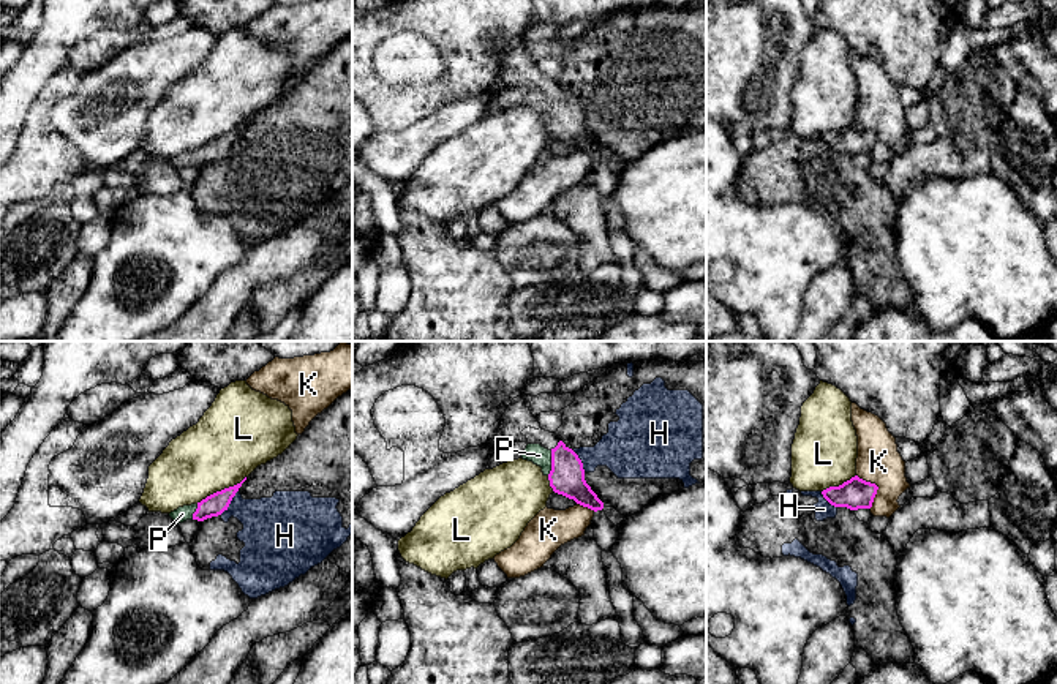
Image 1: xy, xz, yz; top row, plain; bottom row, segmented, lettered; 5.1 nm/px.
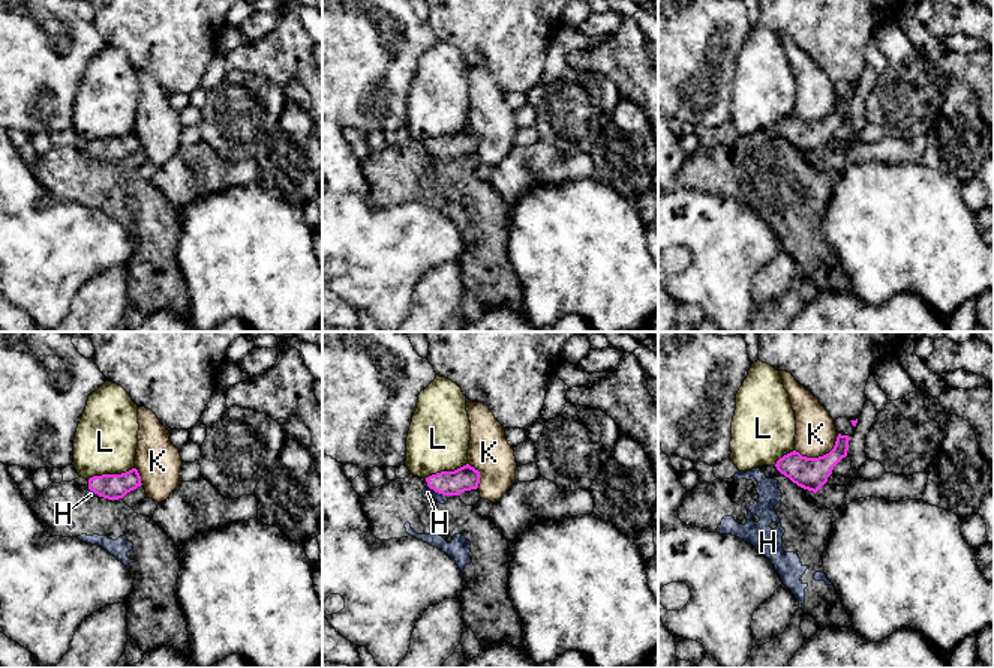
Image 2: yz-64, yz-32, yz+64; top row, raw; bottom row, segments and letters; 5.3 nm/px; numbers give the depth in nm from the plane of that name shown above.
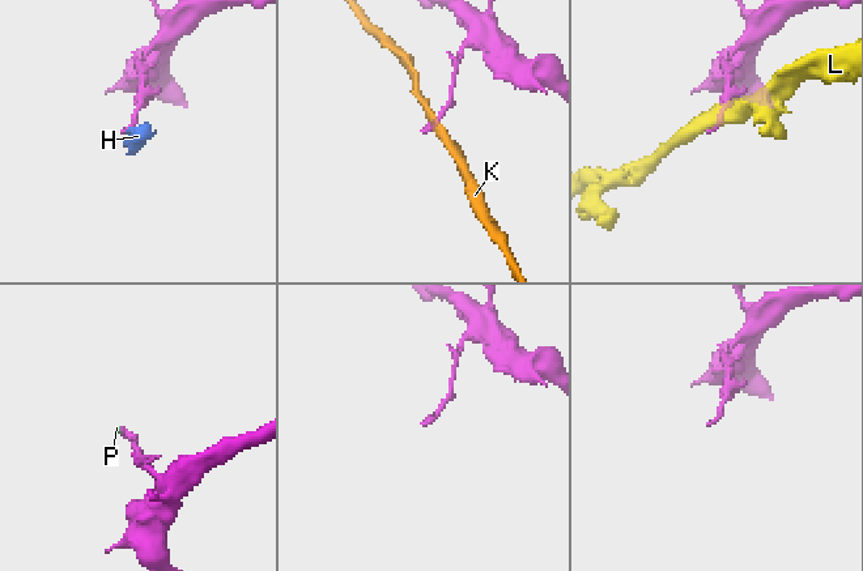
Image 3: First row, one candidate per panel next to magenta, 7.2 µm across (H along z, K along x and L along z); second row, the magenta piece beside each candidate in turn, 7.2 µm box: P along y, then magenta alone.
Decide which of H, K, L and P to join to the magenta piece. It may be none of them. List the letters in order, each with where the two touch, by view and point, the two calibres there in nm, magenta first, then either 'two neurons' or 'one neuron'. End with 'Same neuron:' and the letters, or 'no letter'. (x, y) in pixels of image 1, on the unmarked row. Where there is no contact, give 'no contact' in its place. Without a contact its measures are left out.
H: contact xy (229, 149); calibres 110 and 300 nm; two neurons
K: contact yz (877, 133); calibres 160 and 220 nm; two neurons
L: contact xy (221, 136); calibres 110 and 380 nm; two neurons
P: contact xz (552, 109); calibres 180 and 100 nm; one neuron
Same neuron: P

